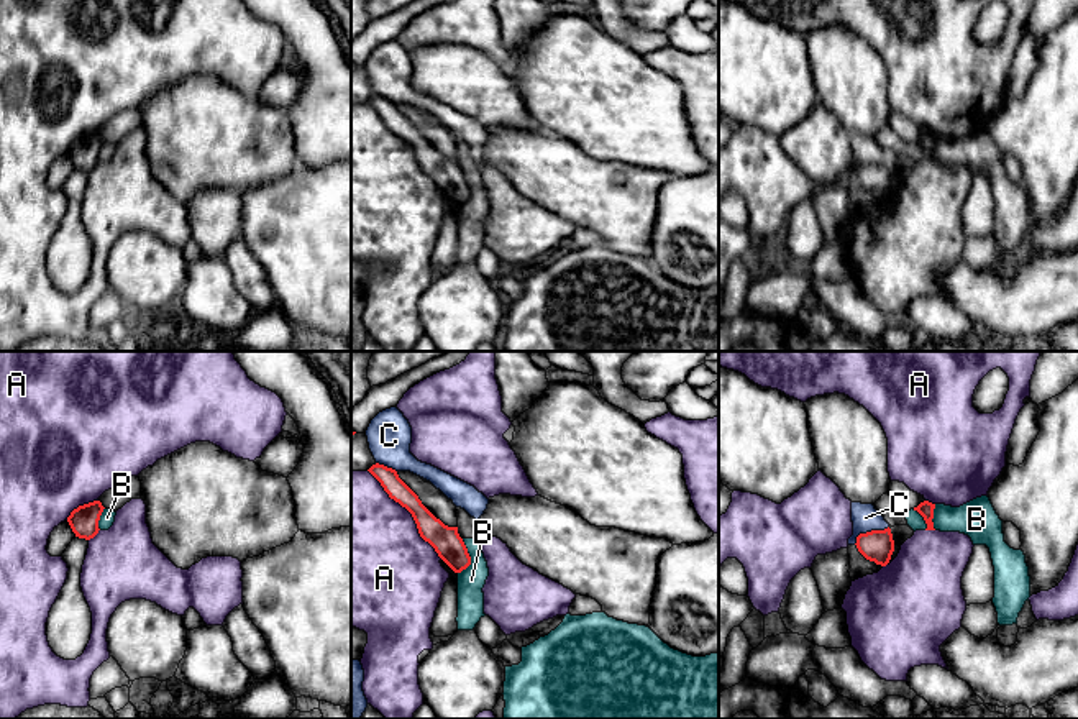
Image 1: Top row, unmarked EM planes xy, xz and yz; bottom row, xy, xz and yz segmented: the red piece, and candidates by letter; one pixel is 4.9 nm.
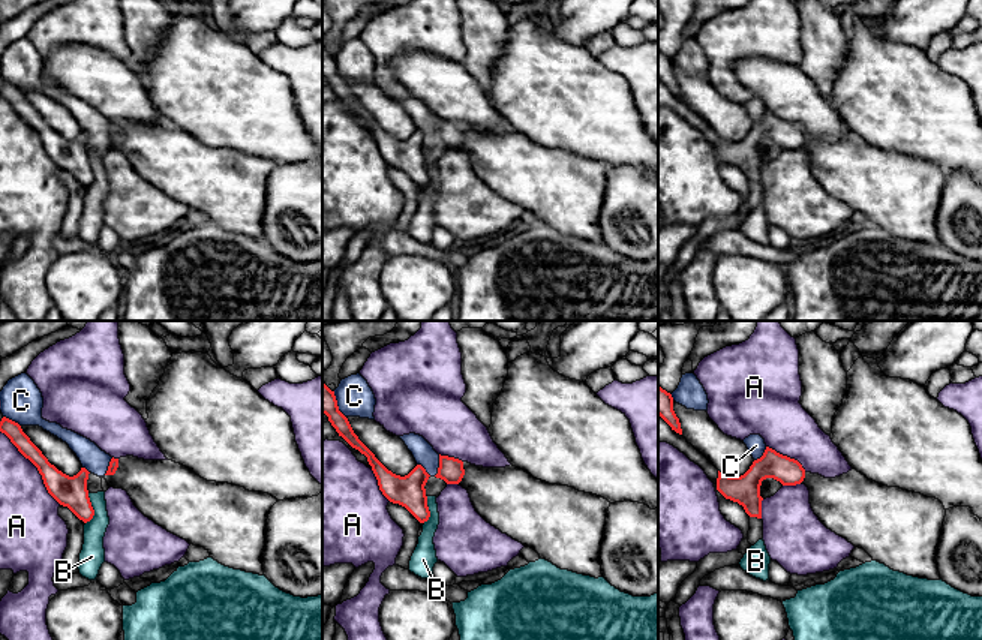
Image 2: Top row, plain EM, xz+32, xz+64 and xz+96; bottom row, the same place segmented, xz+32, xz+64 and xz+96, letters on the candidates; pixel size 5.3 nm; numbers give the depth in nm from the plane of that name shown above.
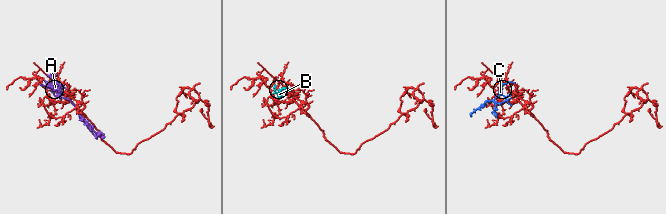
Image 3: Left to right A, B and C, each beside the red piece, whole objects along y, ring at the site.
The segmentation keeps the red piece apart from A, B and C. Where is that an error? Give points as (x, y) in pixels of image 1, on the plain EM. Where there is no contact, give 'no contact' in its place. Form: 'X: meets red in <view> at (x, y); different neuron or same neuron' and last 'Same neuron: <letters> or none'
A: meets red in xz at (409, 143); different neuron
B: meets red in xz at (470, 189); different neuron
C: meets red in yz at (868, 164); different neuron
Same neuron: none

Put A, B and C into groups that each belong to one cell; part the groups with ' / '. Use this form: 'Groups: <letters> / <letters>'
Groups: A / B / C

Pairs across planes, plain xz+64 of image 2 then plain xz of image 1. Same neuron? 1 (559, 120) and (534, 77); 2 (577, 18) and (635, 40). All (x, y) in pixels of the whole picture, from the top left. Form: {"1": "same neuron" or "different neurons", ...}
{"1": "same neuron", "2": "different neurons"}

